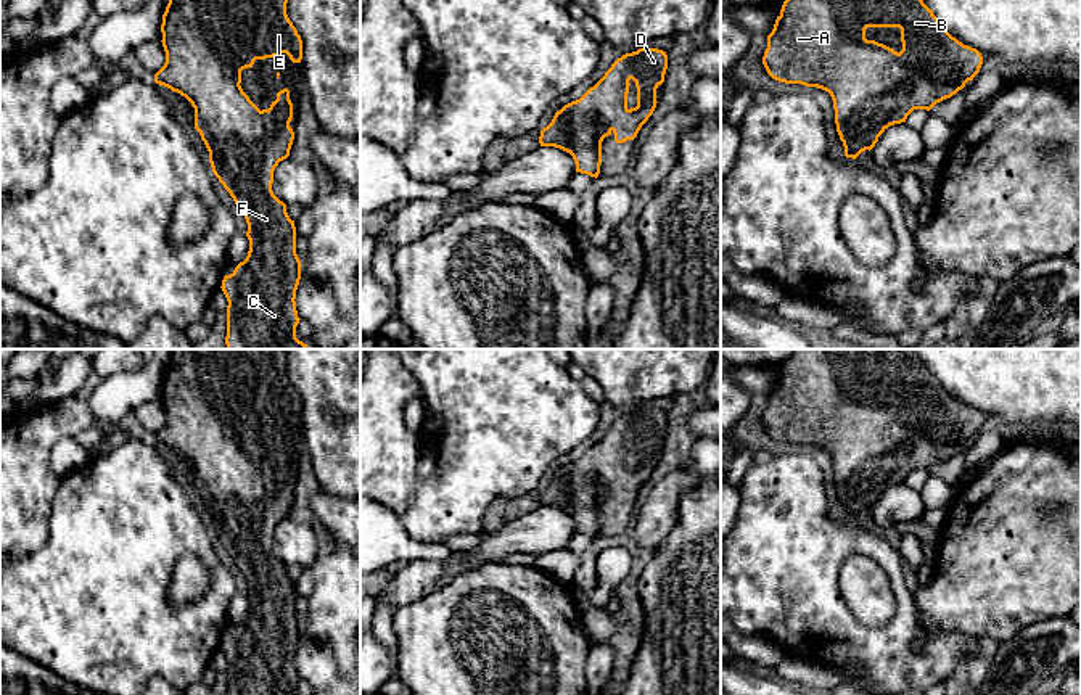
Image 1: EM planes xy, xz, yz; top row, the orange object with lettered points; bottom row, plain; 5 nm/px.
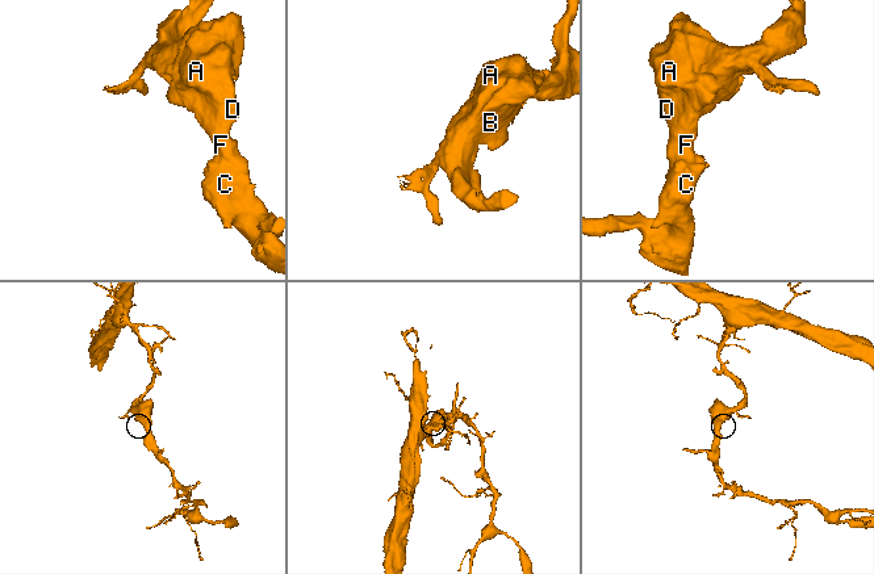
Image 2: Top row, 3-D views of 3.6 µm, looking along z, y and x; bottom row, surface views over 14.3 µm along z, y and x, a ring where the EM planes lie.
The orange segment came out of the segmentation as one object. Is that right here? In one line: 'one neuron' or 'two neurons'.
one neuron

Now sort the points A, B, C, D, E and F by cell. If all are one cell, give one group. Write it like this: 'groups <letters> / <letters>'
groups A B C D E F

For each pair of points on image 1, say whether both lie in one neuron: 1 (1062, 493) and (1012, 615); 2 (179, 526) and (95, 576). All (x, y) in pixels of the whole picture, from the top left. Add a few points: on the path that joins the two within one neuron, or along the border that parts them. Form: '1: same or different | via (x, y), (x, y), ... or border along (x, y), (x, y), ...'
1: same | via (1043, 523), (1012, 554), (1012, 584)
2: same | via (158, 526), (145, 526), (116, 555)

